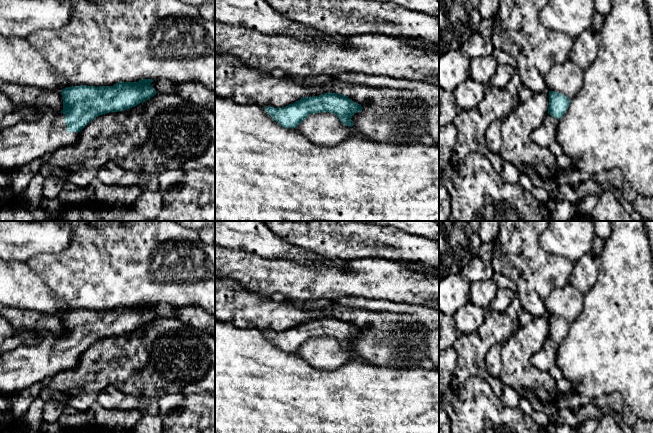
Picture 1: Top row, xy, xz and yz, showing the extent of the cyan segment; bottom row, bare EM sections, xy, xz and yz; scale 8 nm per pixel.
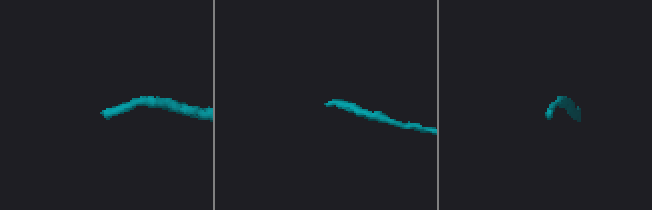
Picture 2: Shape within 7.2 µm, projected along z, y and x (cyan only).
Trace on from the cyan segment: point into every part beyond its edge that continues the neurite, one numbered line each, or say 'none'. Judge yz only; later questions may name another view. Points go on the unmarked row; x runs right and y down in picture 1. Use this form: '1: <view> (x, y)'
1: yz (545, 359)

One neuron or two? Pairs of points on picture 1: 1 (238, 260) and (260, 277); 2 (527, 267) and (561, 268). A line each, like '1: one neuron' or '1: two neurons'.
1: one neuron
2: one neuron

